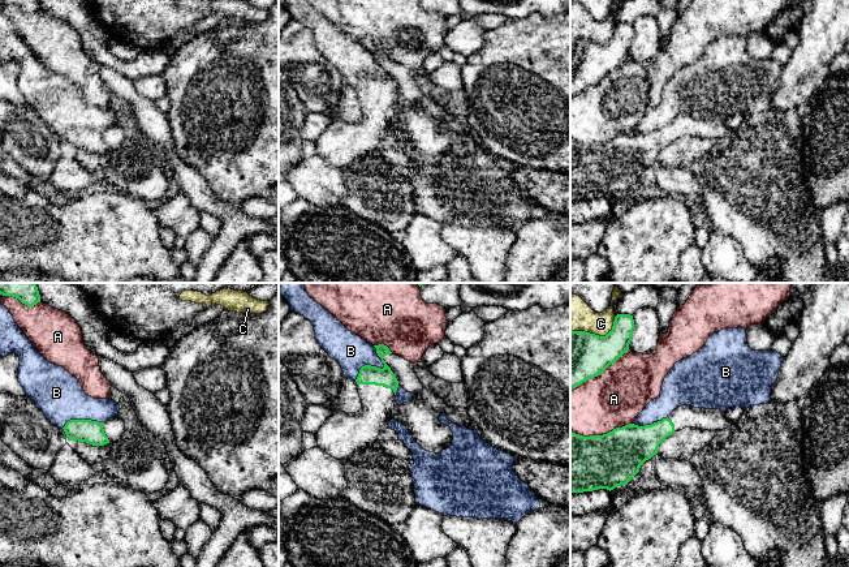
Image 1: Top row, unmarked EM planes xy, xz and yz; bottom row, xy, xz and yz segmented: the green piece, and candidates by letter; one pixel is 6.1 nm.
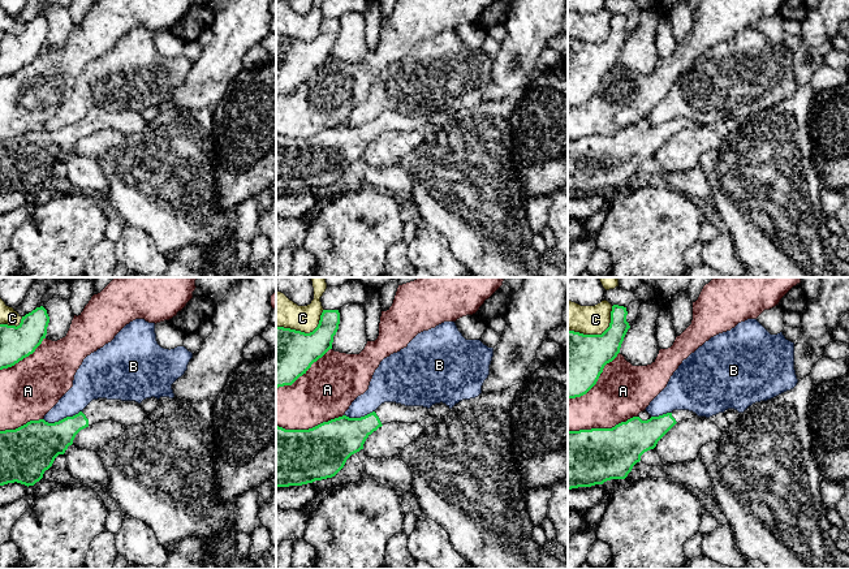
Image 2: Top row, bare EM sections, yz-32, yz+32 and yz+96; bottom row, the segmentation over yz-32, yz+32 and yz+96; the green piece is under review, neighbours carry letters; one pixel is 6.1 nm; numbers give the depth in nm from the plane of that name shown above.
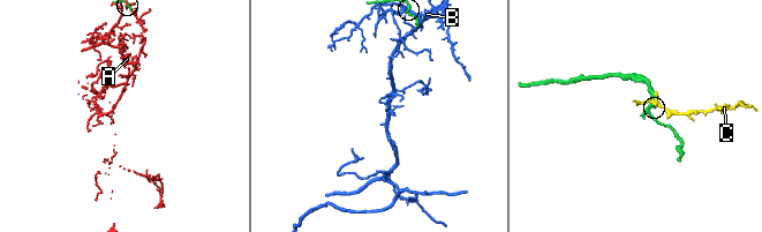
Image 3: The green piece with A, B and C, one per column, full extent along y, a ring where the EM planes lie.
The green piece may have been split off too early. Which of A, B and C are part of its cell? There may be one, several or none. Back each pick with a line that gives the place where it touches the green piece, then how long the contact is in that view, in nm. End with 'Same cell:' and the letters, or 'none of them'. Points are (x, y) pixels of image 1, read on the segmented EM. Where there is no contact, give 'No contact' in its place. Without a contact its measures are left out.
Same cell: none of them

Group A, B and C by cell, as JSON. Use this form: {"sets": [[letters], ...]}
{"sets": [["A"], ["B"], ["C"]]}

